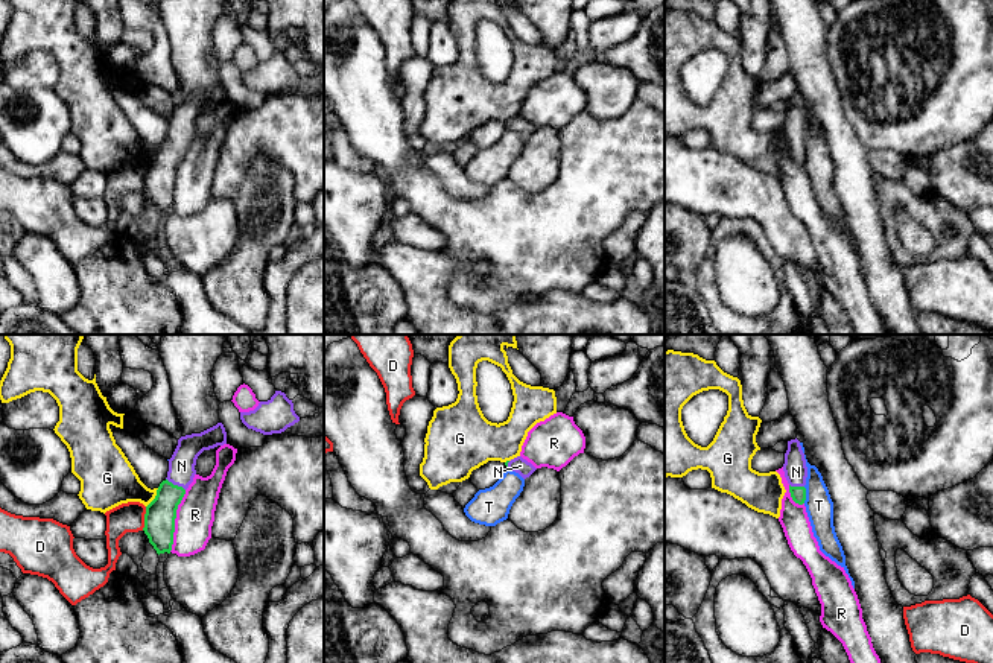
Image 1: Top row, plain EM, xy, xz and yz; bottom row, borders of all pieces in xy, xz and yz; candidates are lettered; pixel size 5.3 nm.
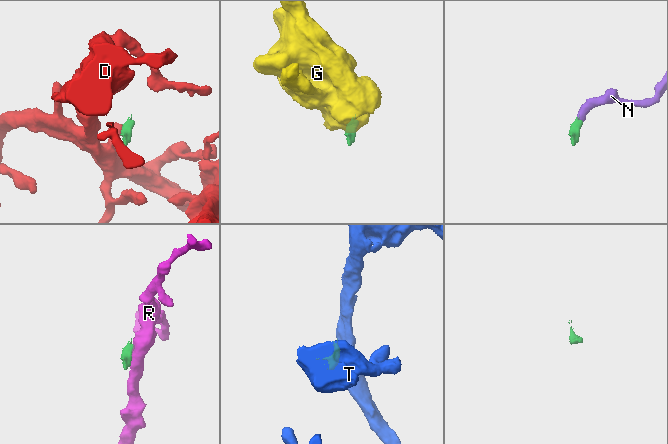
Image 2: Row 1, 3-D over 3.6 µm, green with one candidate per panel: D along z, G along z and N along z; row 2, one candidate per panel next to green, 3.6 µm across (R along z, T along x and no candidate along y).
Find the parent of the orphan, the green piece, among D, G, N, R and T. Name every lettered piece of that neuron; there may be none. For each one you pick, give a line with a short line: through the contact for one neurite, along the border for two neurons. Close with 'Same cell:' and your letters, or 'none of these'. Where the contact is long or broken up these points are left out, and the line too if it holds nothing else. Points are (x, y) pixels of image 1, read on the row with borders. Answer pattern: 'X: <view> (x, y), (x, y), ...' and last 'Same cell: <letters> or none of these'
N: xy (160, 516), (175, 485), (181, 466)
Same cell: N

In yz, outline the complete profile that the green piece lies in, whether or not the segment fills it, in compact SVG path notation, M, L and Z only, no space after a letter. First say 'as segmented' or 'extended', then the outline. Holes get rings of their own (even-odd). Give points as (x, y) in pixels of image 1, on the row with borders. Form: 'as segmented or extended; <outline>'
extended; M797 438L788 441L783 471L789 484L789 493L791 493L792 500L798 505L803 505L806 500L804 485L806 485L806 477L807 477L807 467L806 467L804 453Z

